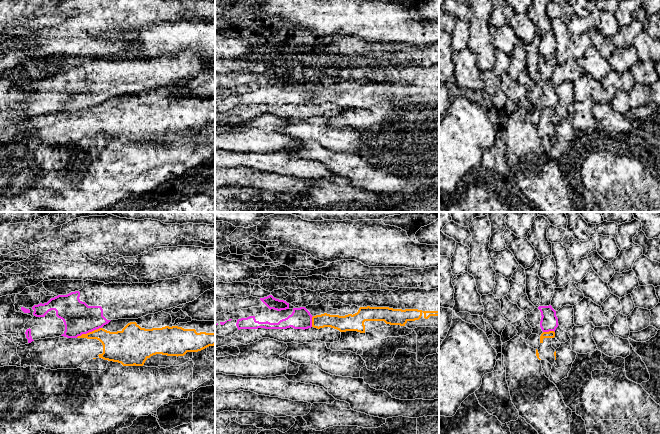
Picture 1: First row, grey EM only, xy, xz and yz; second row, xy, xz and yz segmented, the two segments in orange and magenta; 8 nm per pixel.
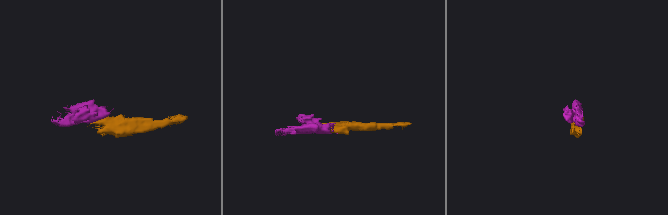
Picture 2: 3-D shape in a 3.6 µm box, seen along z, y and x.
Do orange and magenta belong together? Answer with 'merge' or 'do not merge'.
do not merge

